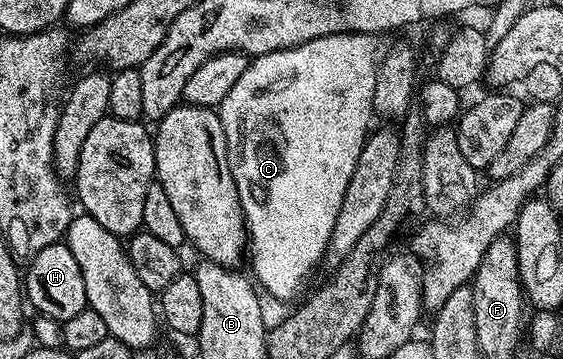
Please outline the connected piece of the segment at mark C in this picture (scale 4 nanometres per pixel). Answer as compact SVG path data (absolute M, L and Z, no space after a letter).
M343 32L311 39L307 43L296 45L294 49L280 49L274 53L264 53L261 57L254 57L247 67L247 71L243 71L243 75L239 75L239 83L235 83L235 87L231 87L227 99L223 99L219 106L223 131L227 135L229 162L233 164L235 187L239 191L239 203L245 212L247 253L251 261L253 257L254 274L252 273L252 276L266 294L269 292L271 296L278 297L281 301L289 301L292 297L297 296L300 298L306 292L304 289L305 284L309 281L309 276L316 271L317 264L321 260L323 262L326 260L329 252L329 240L335 231L335 221L339 219L339 209L343 207L343 195L347 191L347 183L351 183L355 163L363 151L365 138L371 132L371 126L374 124L372 121L375 121L373 100L375 99L379 62L383 57L381 45L377 41L380 40L372 33Z

